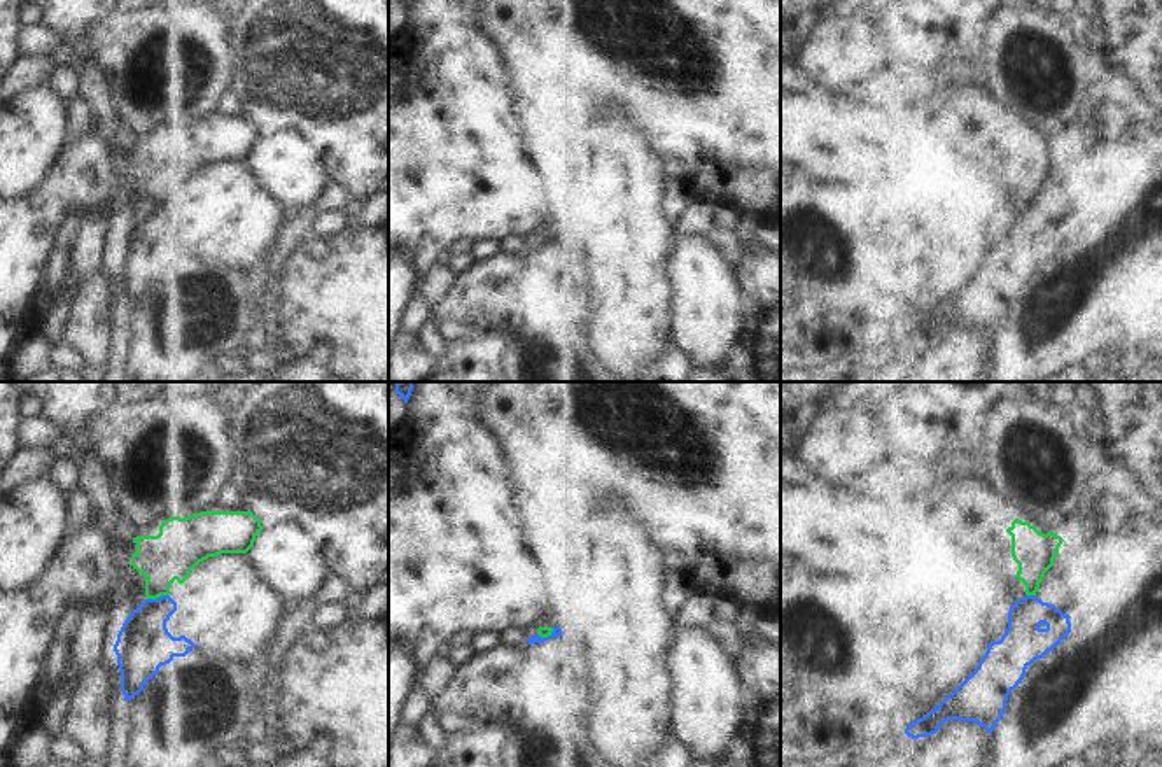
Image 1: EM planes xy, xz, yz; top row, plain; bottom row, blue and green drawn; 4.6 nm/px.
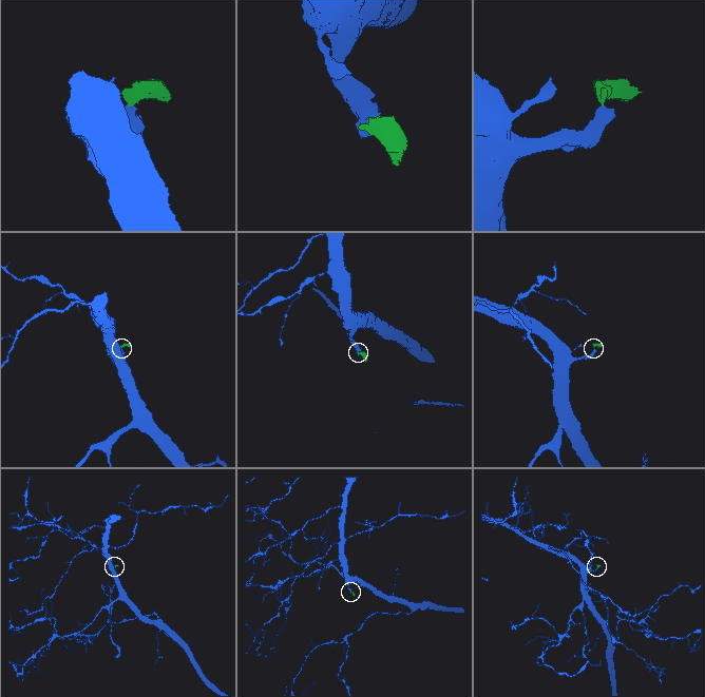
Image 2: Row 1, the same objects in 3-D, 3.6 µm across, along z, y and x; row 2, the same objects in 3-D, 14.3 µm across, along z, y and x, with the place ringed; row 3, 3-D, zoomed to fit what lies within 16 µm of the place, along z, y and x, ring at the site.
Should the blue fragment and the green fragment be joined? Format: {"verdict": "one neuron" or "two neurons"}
{"verdict": "two neurons"}

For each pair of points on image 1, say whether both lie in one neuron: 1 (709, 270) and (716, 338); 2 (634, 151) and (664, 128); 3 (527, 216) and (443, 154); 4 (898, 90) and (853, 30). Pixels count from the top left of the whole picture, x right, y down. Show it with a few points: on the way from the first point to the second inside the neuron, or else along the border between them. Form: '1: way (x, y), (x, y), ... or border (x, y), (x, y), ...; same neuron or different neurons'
1: way (709, 288), (709, 321); same neuron
2: border (623, 109), (665, 158); different neurons
3: way (506, 198), (483, 175), (475, 170), (464, 170); same neuron
4: way (882, 76), (853, 46); same neuron

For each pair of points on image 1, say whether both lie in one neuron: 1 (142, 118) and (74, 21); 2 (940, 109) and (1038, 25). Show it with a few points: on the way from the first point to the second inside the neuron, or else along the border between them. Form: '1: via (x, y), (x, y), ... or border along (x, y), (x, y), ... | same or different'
1: border along (105, 18), (90, 25), (81, 34) | different
2: border along (968, 70), (1007, 105) | different

